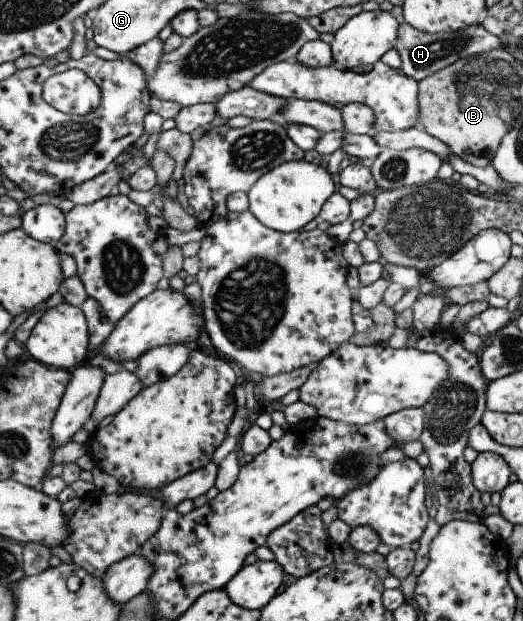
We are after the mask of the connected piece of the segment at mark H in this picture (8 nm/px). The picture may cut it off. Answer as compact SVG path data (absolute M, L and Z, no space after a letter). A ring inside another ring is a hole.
M404 21L398 25L396 38L393 44L399 55L400 70L409 77L412 77L416 82L437 70L443 69L445 66L451 65L459 58L488 52L491 50L501 49L504 43L500 37L487 31L481 24L473 24L467 27L462 27L457 31L446 31L428 34L415 28L412 28Z

